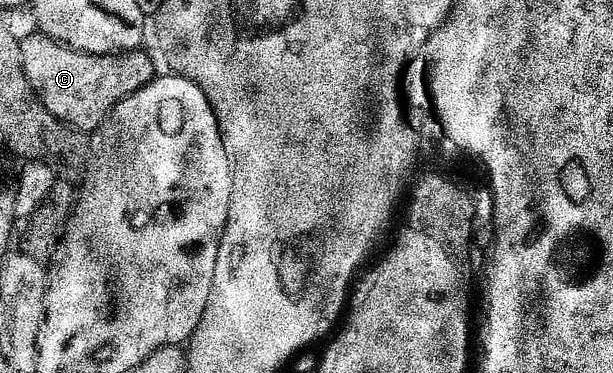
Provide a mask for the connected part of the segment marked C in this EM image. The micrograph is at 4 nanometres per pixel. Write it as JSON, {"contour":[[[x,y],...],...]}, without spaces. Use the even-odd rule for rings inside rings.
{"contour":[[[43,33],[20,39],[22,65],[29,85],[42,105],[60,122],[76,131],[94,133],[126,97],[138,93],[157,78],[158,70],[147,50],[122,51],[115,55],[87,55],[62,43],[55,43]]]}

